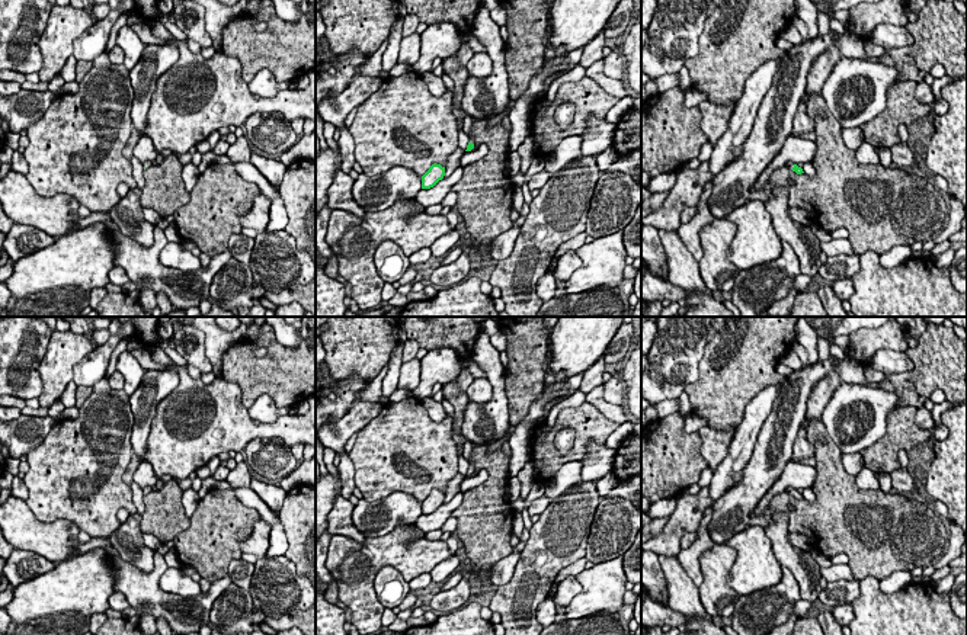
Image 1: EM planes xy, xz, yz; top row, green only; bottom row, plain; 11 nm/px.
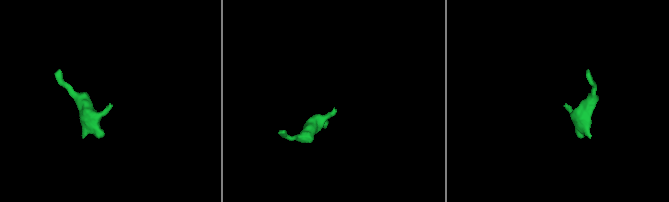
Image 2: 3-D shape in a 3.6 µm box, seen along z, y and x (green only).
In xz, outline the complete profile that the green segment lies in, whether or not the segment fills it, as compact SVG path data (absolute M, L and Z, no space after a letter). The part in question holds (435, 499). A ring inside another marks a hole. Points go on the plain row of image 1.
M432 490L429 496L422 501L422 514L433 513L445 501L445 493L441 490Z

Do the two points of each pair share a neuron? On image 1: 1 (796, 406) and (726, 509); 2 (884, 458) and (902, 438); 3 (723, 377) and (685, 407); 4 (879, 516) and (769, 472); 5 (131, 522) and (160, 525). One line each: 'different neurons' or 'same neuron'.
1: same neuron
2: same neuron
3: different neurons
4: different neurons
5: different neurons

